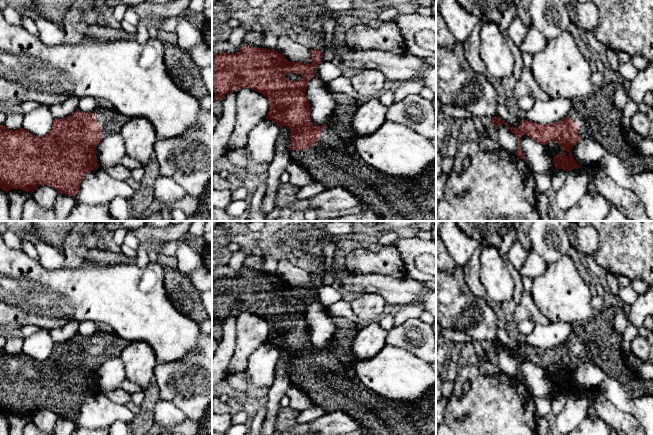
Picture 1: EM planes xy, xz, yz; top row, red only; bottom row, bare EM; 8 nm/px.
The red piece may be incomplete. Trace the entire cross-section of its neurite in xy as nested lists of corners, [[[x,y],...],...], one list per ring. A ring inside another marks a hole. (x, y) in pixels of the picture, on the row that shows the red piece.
[[[99,101],[92,112],[84,113],[78,109],[66,118],[55,119],[51,130],[43,137],[37,137],[24,128],[12,131],[5,125],[0,125],[0,189],[5,192],[20,189],[32,194],[38,186],[50,185],[59,194],[75,197],[85,174],[99,168],[95,154],[97,145],[106,136],[120,133],[128,120],[128,117],[122,115],[111,105]]]

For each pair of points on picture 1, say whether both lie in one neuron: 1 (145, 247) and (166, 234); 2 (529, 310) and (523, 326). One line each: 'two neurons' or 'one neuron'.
1: two neurons
2: two neurons

